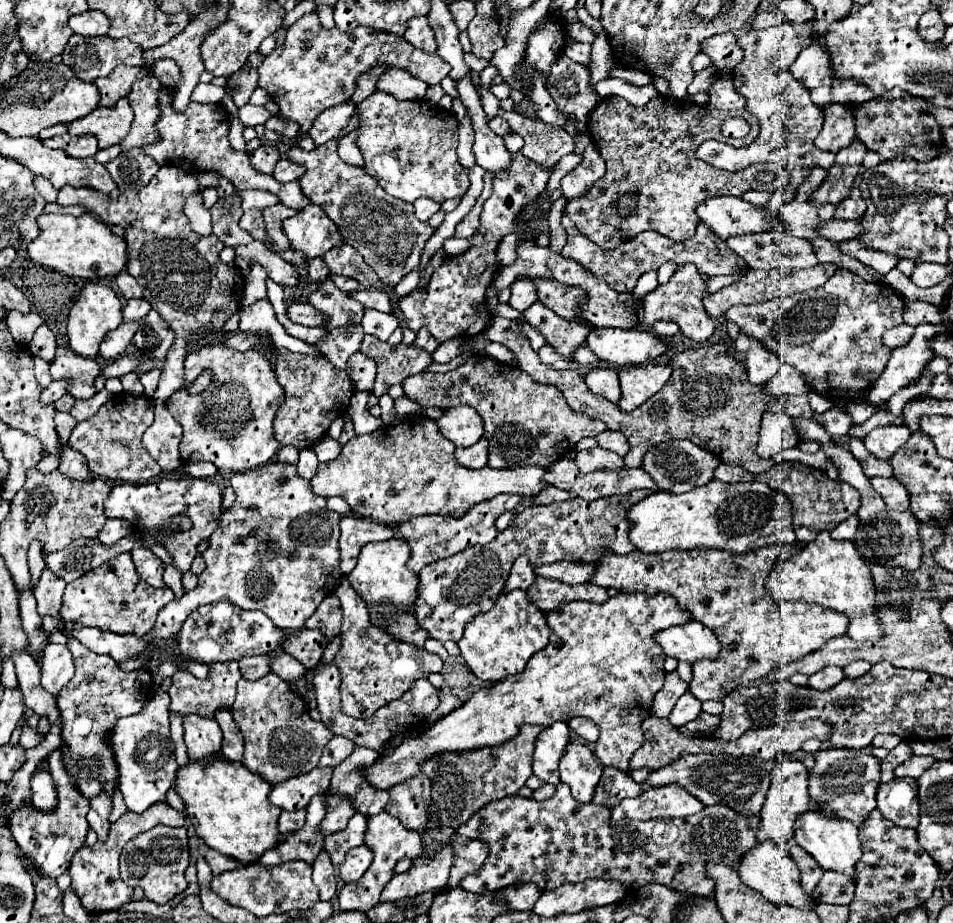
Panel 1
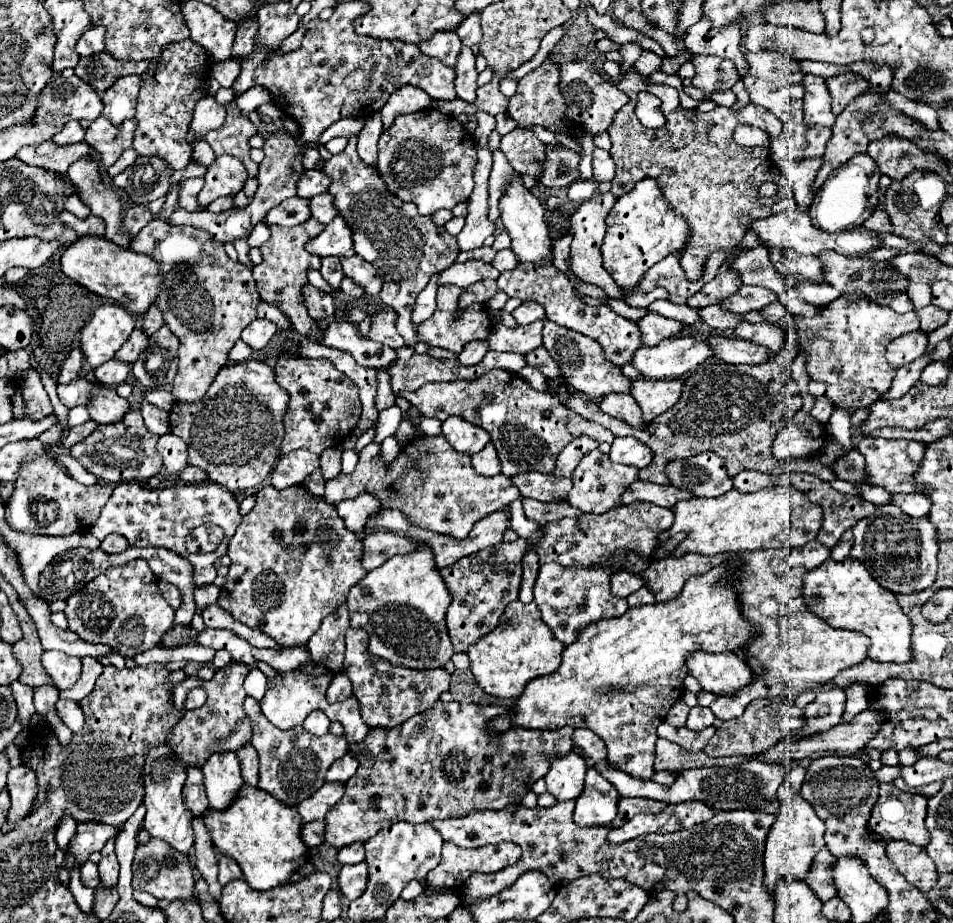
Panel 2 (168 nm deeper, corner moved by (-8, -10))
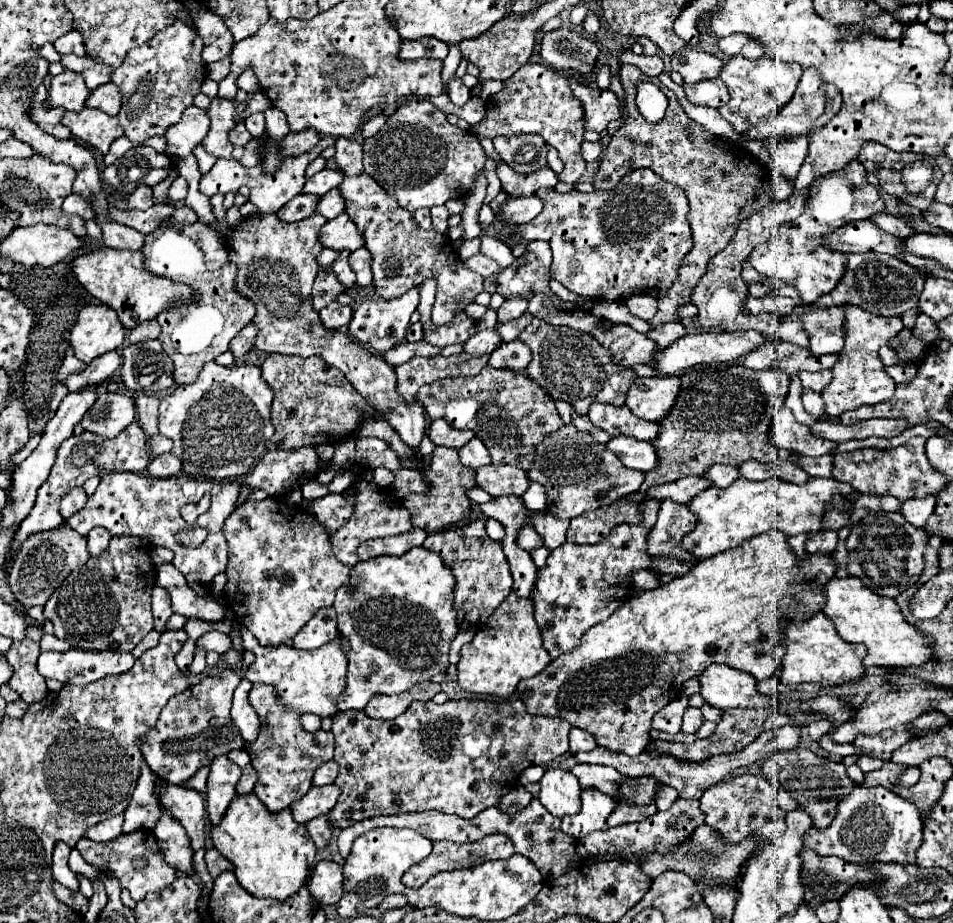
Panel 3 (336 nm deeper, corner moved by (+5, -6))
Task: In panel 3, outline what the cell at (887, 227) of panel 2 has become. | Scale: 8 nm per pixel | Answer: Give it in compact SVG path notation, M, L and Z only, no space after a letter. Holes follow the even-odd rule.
M875 214L869 218L873 224L877 224L881 230L885 230L887 234L893 234L897 238L901 236L909 236L909 232L915 232L915 228L909 228L901 218L891 216L891 214Z

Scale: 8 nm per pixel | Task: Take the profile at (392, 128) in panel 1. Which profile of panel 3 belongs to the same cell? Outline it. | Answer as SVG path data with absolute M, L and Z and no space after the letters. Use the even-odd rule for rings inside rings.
M427 100L409 102L401 106L395 114L391 114L375 136L367 138L363 144L363 166L365 172L395 200L409 212L415 212L419 208L431 208L437 204L445 204L449 198L461 198L469 190L469 184L473 184L473 176L477 174L477 168L483 168L485 164L485 152L479 146L477 138L469 132L461 130L459 126L453 126L447 122L447 116L429 104Z

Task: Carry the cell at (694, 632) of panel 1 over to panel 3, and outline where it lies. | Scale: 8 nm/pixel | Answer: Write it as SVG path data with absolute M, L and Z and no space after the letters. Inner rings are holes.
M711 664L699 674L701 696L707 704L725 710L725 708L767 708L775 706L775 700L763 696L755 688L753 676L737 672L737 668L725 664Z

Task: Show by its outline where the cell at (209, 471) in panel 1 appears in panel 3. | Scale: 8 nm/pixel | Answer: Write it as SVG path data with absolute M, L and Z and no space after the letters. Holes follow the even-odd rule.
M171 454L155 456L147 466L147 474L153 478L169 478L169 476L177 476L179 472L181 472L181 460L177 460Z

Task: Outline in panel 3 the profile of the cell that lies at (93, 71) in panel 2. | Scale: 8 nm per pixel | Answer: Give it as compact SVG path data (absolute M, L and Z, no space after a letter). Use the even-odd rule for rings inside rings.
M75 54L61 56L61 64L63 64L65 70L71 70L71 72L81 74L89 90L95 90L97 86L109 82L111 80L111 74L115 70L109 64L95 62L91 56L75 56Z

